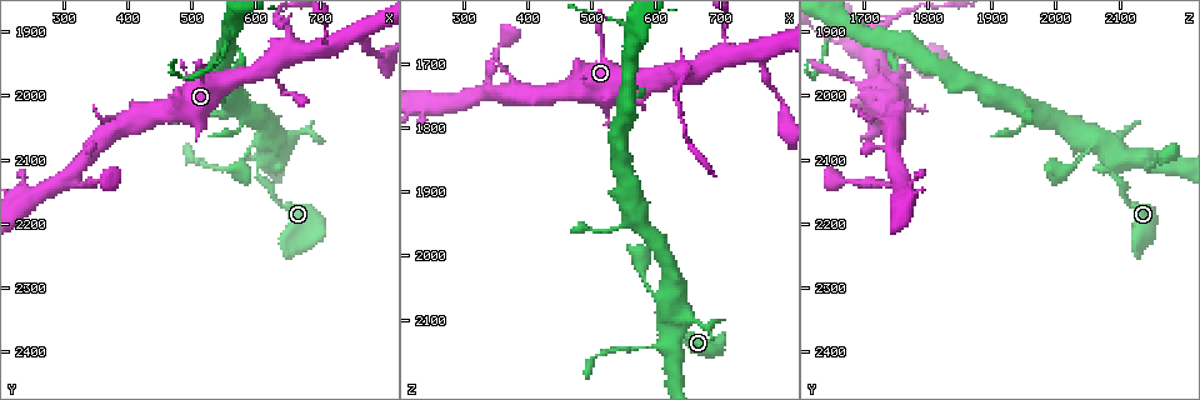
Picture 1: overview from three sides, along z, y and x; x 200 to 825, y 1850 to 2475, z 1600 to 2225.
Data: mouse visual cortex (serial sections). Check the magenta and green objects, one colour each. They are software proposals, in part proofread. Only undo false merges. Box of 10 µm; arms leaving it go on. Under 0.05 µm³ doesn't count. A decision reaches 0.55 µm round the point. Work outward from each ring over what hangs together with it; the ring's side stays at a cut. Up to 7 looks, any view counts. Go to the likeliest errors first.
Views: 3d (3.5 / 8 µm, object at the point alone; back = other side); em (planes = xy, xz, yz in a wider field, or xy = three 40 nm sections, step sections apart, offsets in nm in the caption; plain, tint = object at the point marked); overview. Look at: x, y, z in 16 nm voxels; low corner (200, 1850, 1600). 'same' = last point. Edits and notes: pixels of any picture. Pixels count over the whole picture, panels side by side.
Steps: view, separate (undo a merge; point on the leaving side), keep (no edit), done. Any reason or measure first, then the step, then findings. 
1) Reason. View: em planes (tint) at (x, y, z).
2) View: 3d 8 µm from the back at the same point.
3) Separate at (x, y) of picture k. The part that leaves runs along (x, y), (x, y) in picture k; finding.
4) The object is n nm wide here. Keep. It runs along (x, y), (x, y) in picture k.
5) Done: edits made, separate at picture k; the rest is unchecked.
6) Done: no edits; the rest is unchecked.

View: 3d 3.5 µm at (650, 1910, 1710).

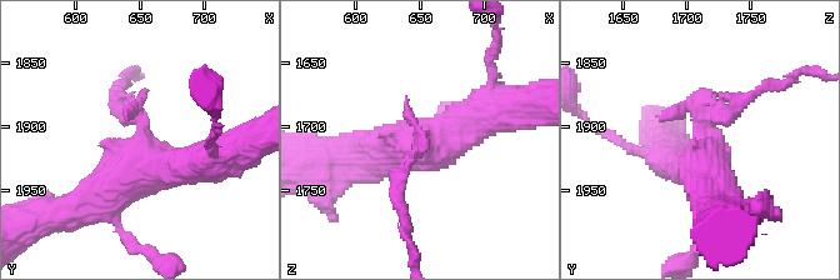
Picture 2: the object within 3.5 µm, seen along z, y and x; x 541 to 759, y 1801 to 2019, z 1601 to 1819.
Shape alone is not enough. View: em xy step 3 (tint) at (654, 1912, 1712).

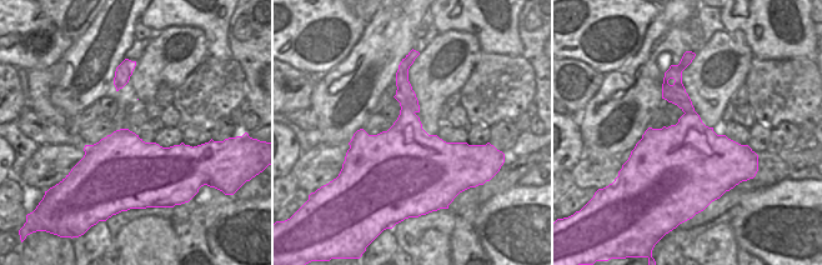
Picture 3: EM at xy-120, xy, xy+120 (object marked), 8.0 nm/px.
Separate at (735, 106) of picture 2. The part that leaves runs along (704, 123), (800, 73) in picture 2; a second cell is stuck on.

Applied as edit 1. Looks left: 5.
Looks like a crossing. View: 3d 3.5 µm at (615, 2100, 2085).

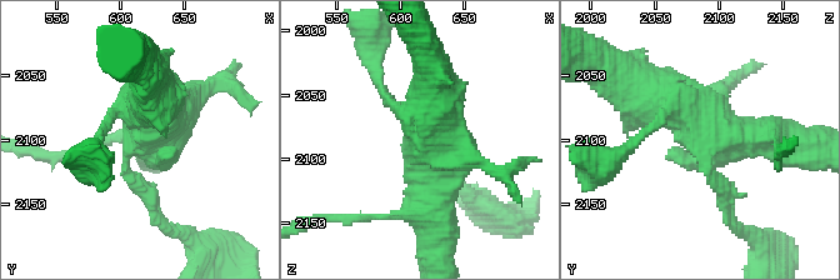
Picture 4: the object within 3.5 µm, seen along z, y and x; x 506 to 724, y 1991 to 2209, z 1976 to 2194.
Need the tissue. View: em xy step 2 (tint) at (614, 2100, 2090).

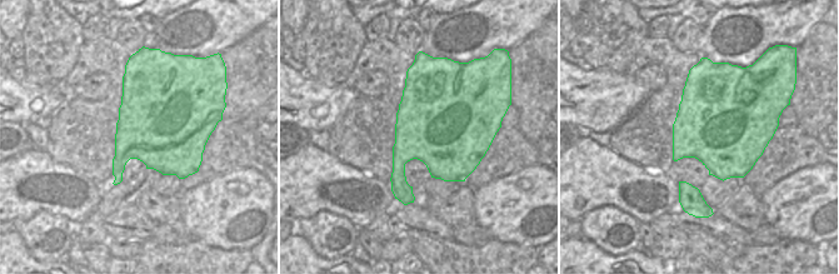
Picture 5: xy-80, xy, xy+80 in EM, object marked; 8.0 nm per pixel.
Another direction. View: em xy step 5 (tint) at the same point.

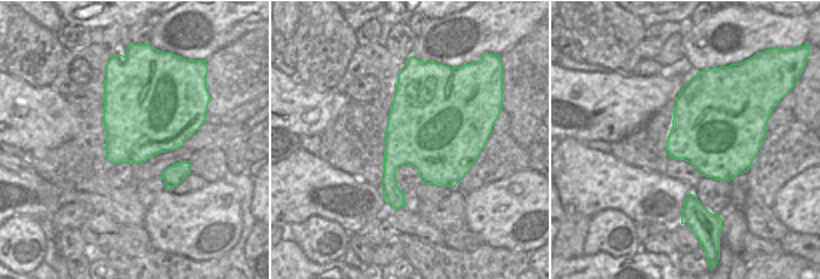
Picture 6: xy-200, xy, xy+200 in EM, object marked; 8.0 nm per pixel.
Keep. It runs along (720, 186), (689, 109), (630, 79) in picture 4; one cell here.

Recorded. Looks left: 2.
Done: edits made, separate at picture 2; the rest is unchecked.

